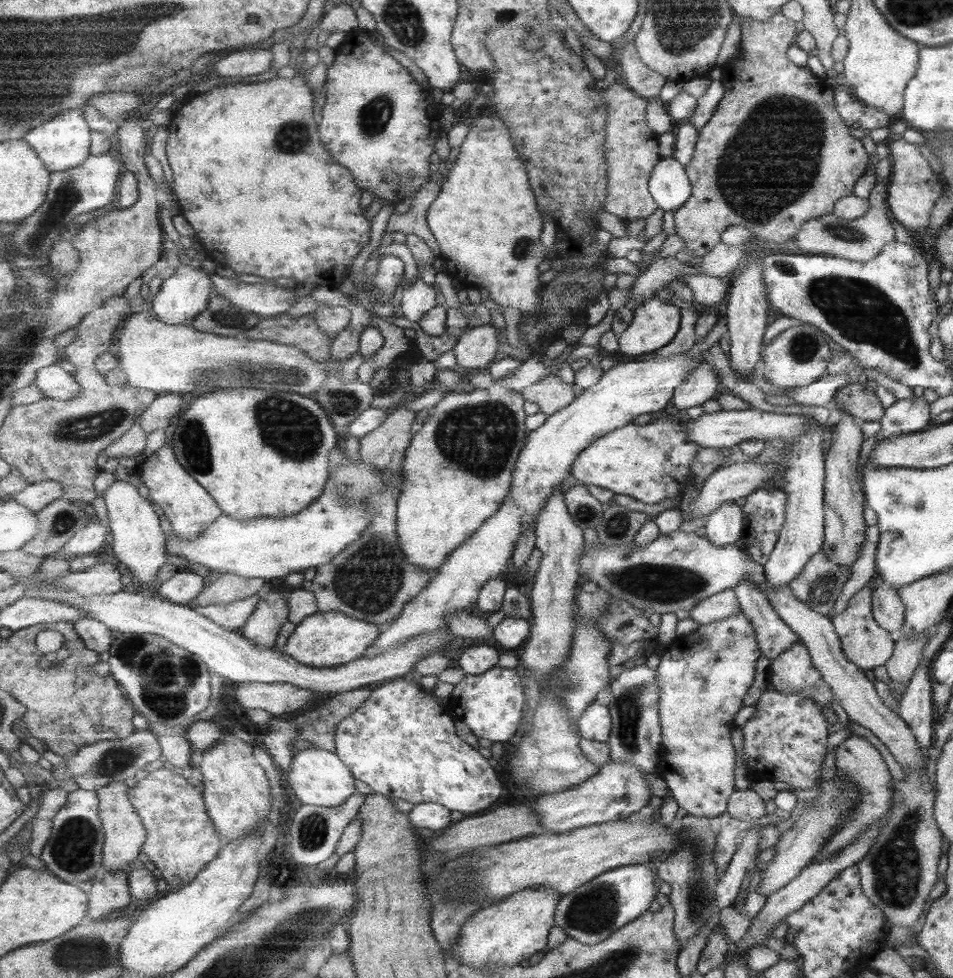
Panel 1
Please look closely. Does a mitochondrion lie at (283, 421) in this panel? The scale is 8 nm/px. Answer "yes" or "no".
yes

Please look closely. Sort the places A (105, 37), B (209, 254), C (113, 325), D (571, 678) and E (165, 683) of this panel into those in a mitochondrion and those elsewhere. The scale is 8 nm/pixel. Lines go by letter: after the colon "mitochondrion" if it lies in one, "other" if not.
A: mitochondrion
B: other
C: other
D: mitochondrion
E: mitochondrion

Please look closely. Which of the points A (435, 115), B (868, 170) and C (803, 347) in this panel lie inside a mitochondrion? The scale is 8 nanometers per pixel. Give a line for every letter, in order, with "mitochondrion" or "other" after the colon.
A: other
B: other
C: mitochondrion

